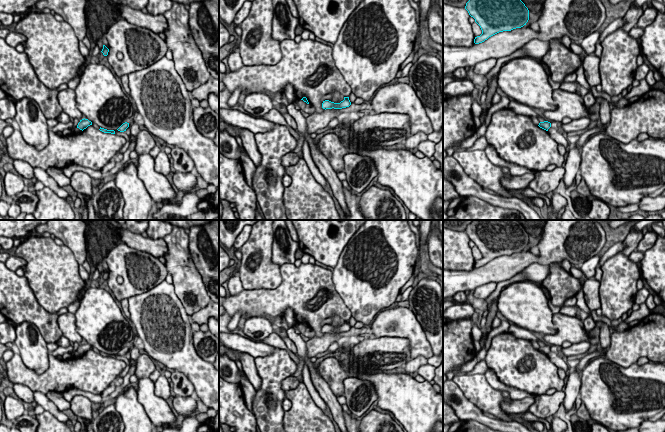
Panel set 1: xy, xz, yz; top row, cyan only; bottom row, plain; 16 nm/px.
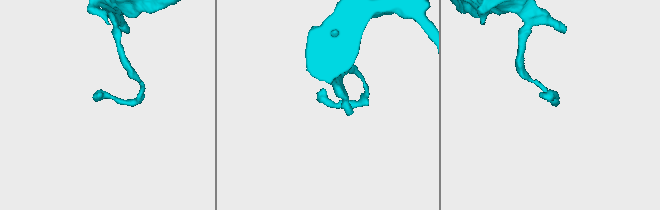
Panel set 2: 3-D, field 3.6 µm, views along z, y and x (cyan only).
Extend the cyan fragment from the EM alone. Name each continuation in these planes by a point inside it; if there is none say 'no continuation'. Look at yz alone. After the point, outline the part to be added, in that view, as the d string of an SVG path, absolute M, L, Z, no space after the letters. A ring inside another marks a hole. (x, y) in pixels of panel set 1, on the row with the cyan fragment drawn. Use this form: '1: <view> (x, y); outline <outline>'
no continuation

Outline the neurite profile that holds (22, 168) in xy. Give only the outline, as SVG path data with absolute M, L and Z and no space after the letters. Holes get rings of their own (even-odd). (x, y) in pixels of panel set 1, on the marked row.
M22 160L13 161L13 166L16 172L23 178L31 179L34 176L34 168L30 166L27 162Z

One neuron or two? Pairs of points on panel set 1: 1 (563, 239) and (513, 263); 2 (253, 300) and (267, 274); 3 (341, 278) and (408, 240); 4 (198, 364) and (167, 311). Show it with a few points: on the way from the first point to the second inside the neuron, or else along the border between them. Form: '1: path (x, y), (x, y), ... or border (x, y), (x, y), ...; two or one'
1: path (551, 250), (543, 258), (525, 258); one
2: border (281, 280), (274, 288), (244, 289); two
3: path (364, 285), (375, 295), (392, 281), (399, 263); one
4: path (185, 351), (167, 333), (167, 324); one

